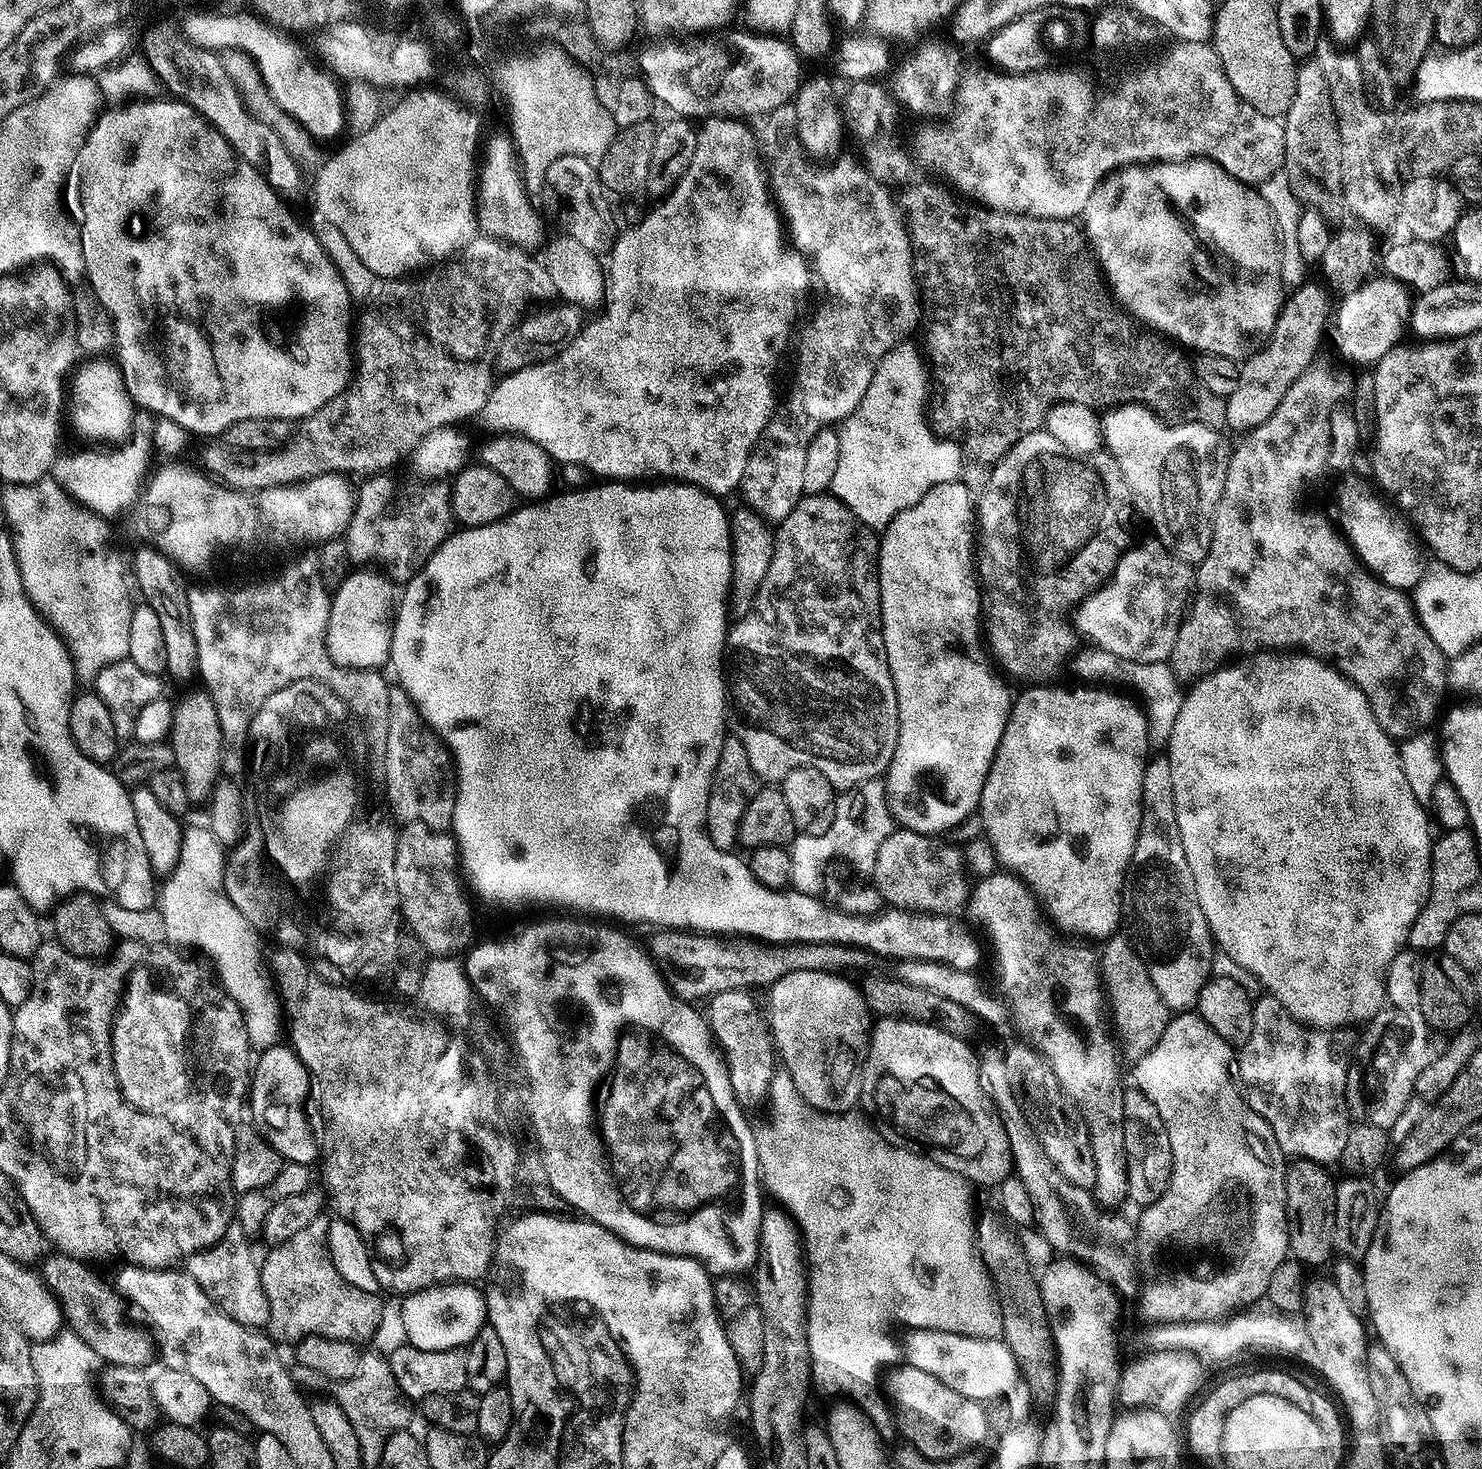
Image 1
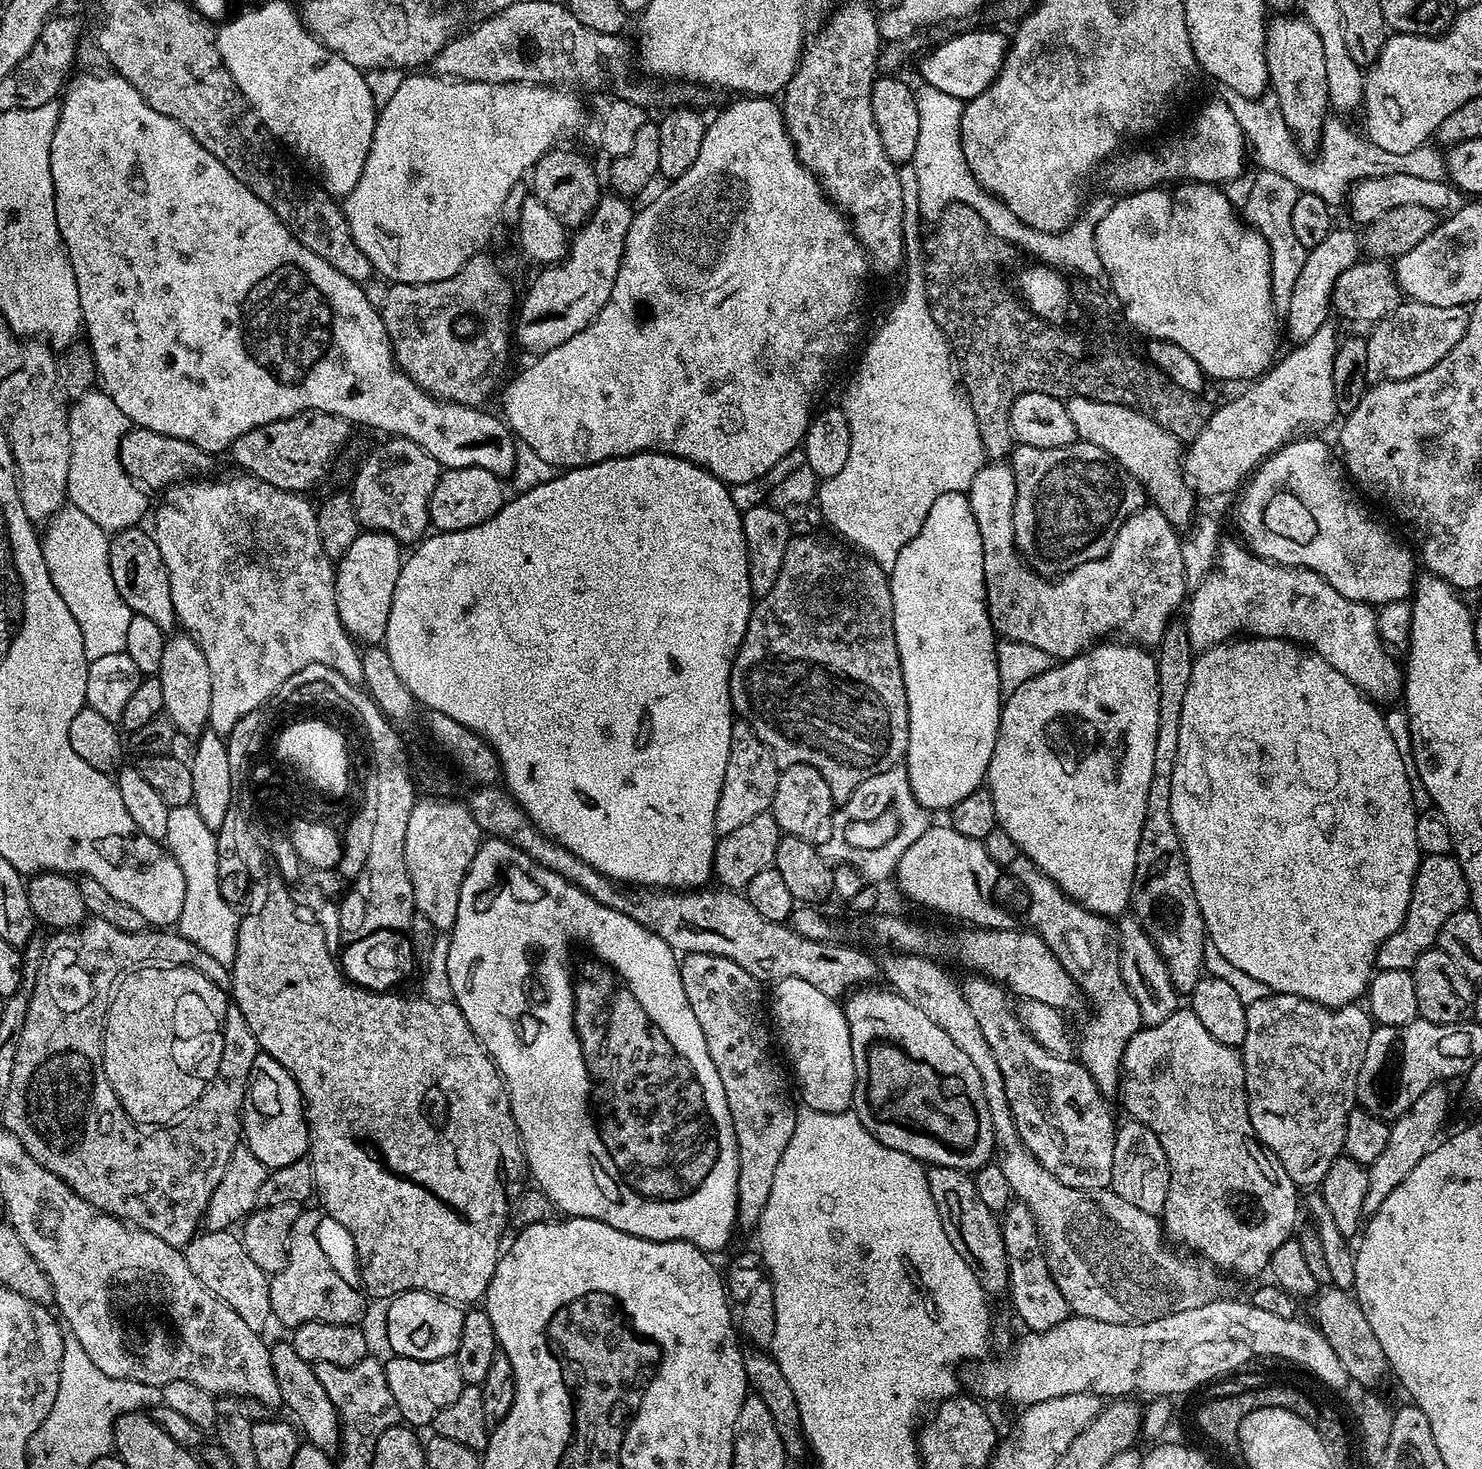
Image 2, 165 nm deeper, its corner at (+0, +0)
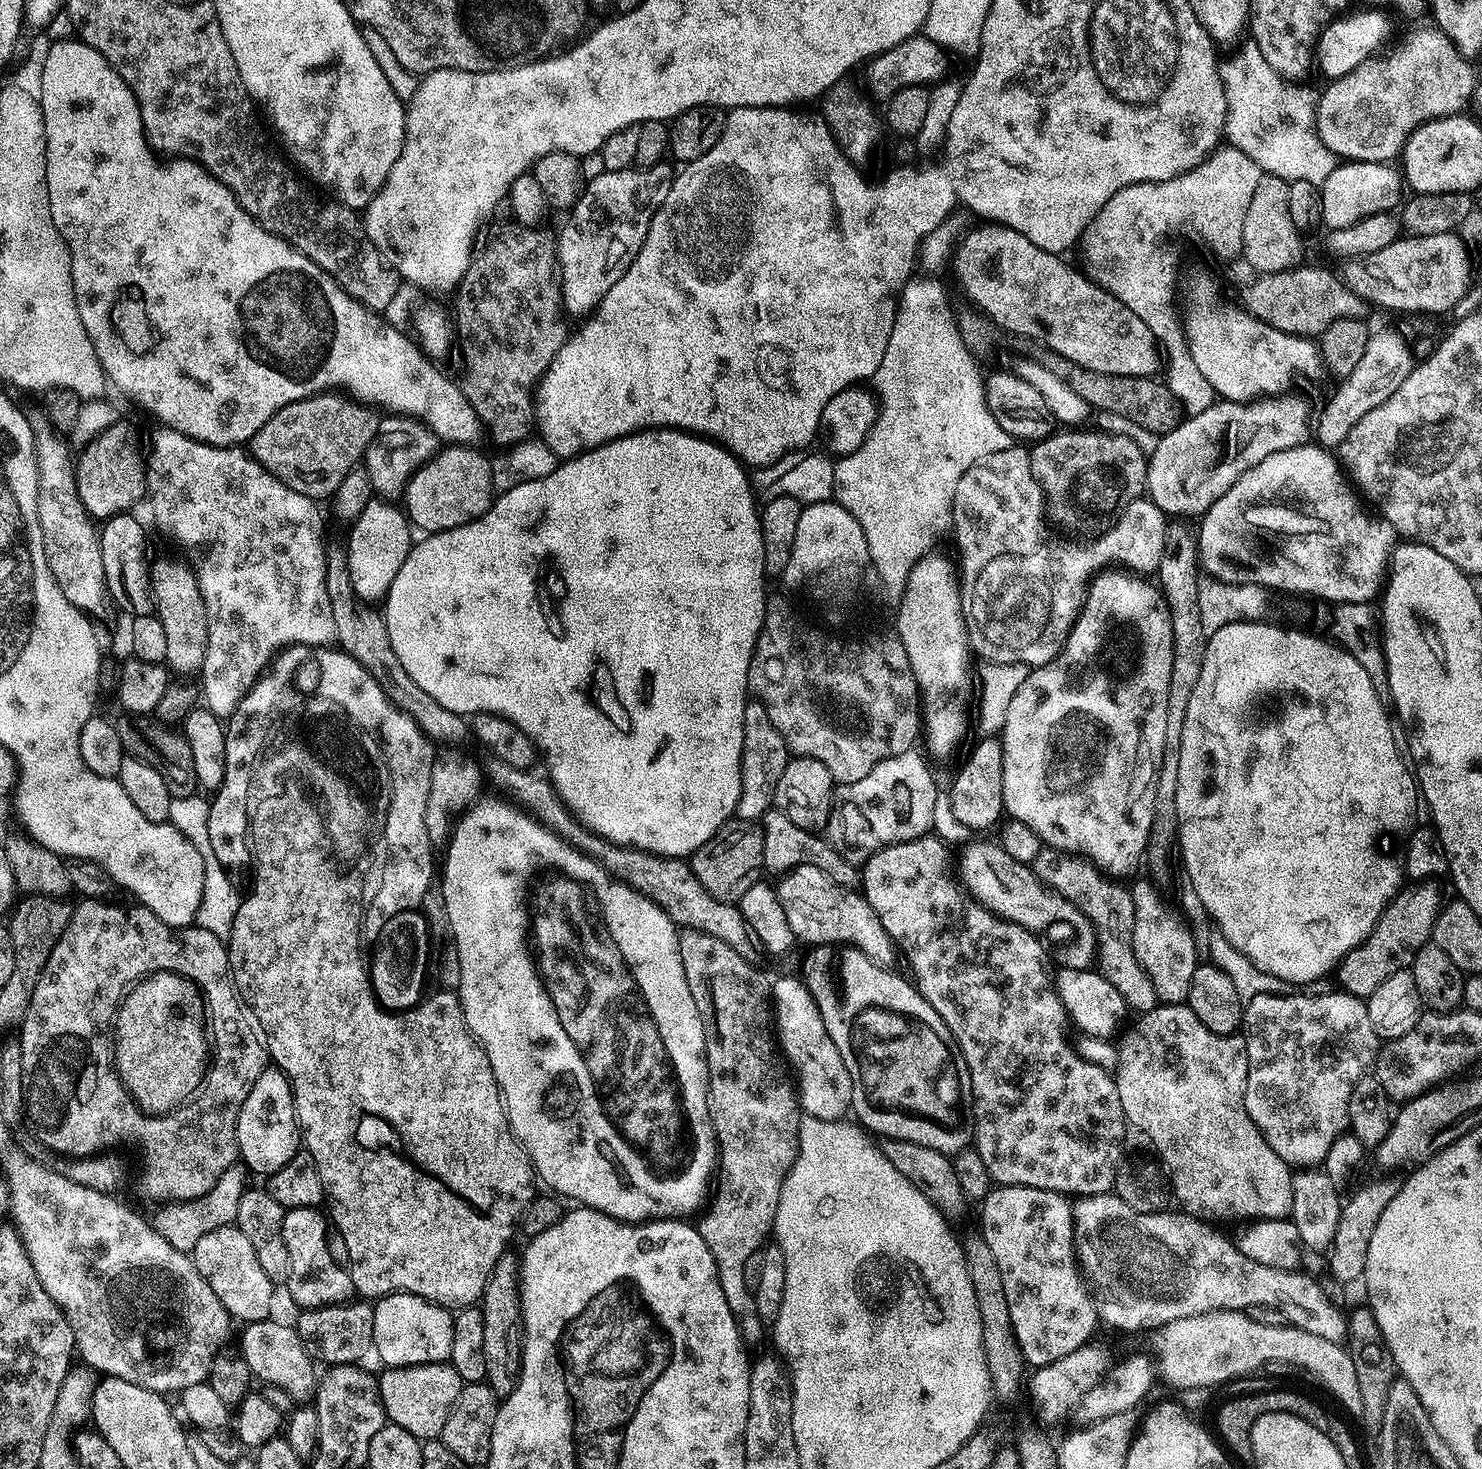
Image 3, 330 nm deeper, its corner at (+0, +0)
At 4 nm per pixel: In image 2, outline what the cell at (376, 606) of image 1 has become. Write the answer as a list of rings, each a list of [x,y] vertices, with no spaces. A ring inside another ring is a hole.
[[[365,531],[354,538],[354,546],[338,561],[336,574],[336,605],[340,621],[349,636],[364,646],[376,646],[388,629],[394,590],[402,567],[401,541],[383,532]]]

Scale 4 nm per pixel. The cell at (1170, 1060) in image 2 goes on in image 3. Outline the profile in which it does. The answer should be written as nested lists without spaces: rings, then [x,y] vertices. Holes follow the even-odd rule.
[[[1157,1003],[1154,1010],[1143,1013],[1137,1020],[1140,1021],[1128,1033],[1125,1031],[1118,1040],[1120,1062],[1118,1070],[1114,1073],[1116,1089],[1118,1090],[1118,1098],[1122,1098],[1122,1110],[1124,1111],[1125,1121],[1131,1127],[1133,1124],[1138,1131],[1145,1132],[1148,1135],[1149,1142],[1156,1147],[1156,1152],[1160,1155],[1158,1157],[1159,1163],[1170,1173],[1170,1192],[1174,1197],[1175,1203],[1177,1200],[1180,1203],[1177,1205],[1182,1206],[1183,1211],[1189,1214],[1234,1212],[1240,1216],[1248,1216],[1247,1218],[1258,1220],[1278,1220],[1287,1217],[1292,1210],[1293,1169],[1282,1158],[1278,1158],[1278,1154],[1274,1154],[1274,1150],[1270,1150],[1270,1142],[1266,1142],[1266,1138],[1260,1133],[1258,1126],[1254,1126],[1254,1122],[1246,1110],[1244,1091],[1246,1090],[1246,1078],[1248,1077],[1248,1055],[1246,1054],[1246,1042],[1243,1035],[1223,1036],[1222,1034],[1214,1034],[1210,1030],[1206,1030],[1206,1026],[1202,1026],[1202,1022],[1198,1022],[1194,1010],[1190,1010],[1187,1003]]]

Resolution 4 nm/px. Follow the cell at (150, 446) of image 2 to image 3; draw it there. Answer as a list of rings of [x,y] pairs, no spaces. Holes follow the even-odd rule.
[[[119,422],[102,430],[92,441],[83,445],[75,457],[78,498],[93,521],[103,522],[132,510],[146,496],[144,473],[146,466],[136,434],[131,426]]]

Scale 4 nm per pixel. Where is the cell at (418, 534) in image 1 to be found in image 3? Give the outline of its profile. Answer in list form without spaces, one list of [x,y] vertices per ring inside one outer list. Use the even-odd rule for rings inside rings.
[[[407,414],[385,415],[377,426],[376,439],[370,442],[362,459],[363,468],[370,474],[373,493],[384,498],[399,497],[407,487],[409,477],[437,451],[437,438],[423,421]]]

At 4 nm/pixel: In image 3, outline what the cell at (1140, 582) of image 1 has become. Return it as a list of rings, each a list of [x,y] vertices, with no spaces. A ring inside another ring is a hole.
[[[1013,446],[1006,450],[998,450],[998,454],[990,454],[990,458],[982,458],[982,462],[970,466],[970,470],[966,470],[966,474],[962,474],[962,478],[958,478],[958,490],[954,490],[950,532],[956,535],[956,552],[960,555],[960,564],[958,560],[958,579],[960,582],[960,601],[962,602],[962,610],[964,611],[964,625],[968,628],[968,643],[975,655],[977,652],[978,655],[984,656],[980,658],[994,664],[1020,663],[1029,666],[1039,666],[1050,662],[1060,653],[1060,647],[1066,642],[1066,638],[1070,634],[1074,622],[1079,618],[1080,607],[1084,604],[1086,585],[1096,575],[1097,571],[1113,565],[1110,564],[1113,561],[1118,563],[1115,565],[1125,566],[1130,570],[1144,570],[1140,568],[1159,569],[1163,550],[1163,536],[1166,534],[1166,526],[1168,525],[1166,513],[1158,510],[1152,500],[1141,498],[1130,502],[1130,506],[1124,508],[1123,512],[1116,517],[1114,523],[1111,526],[1105,527],[1099,533],[1101,536],[1097,540],[1088,540],[1083,544],[1080,540],[1067,540],[1064,536],[1055,536],[1048,529],[1050,520],[1046,515],[1044,491],[1040,482],[1032,476],[1032,467],[1030,466],[1028,454],[1029,449],[1024,446]]]

